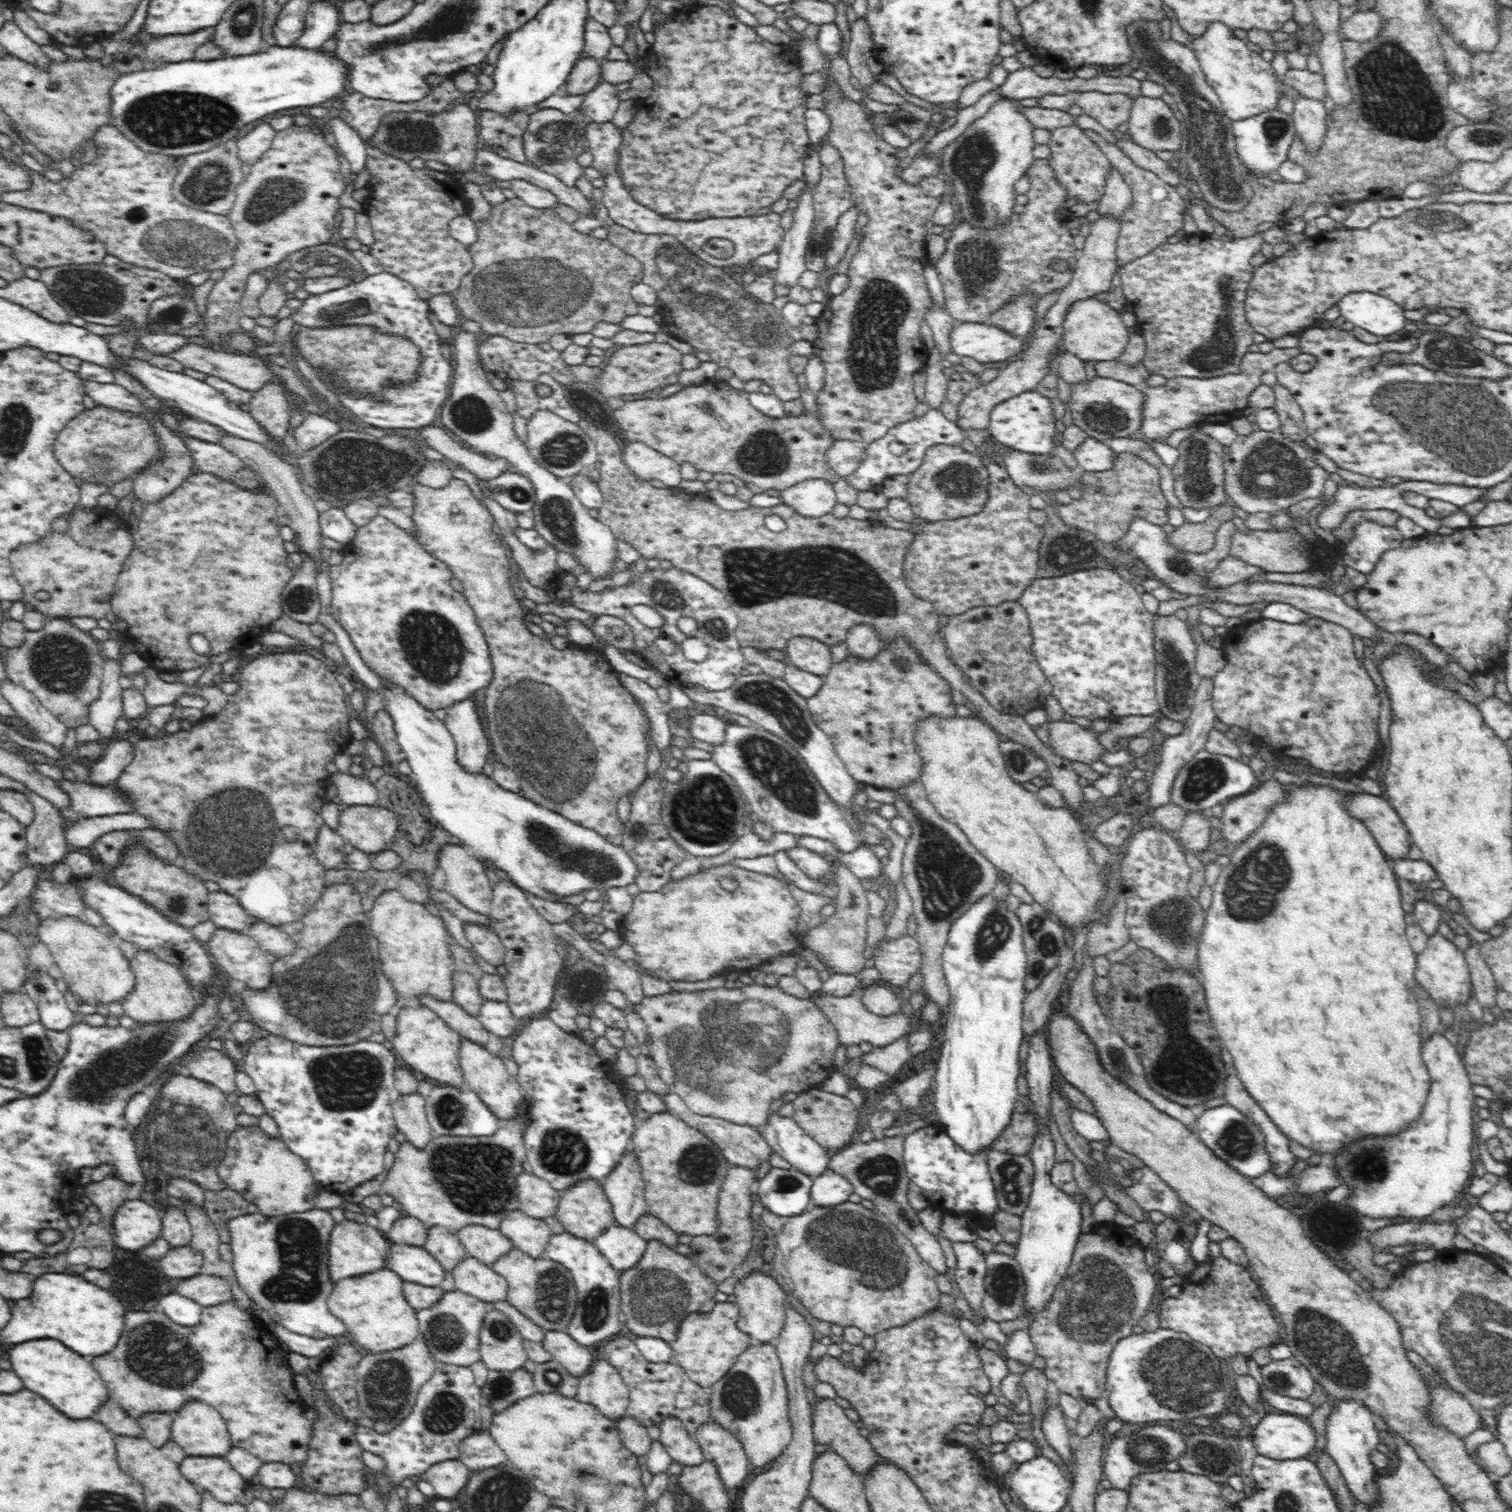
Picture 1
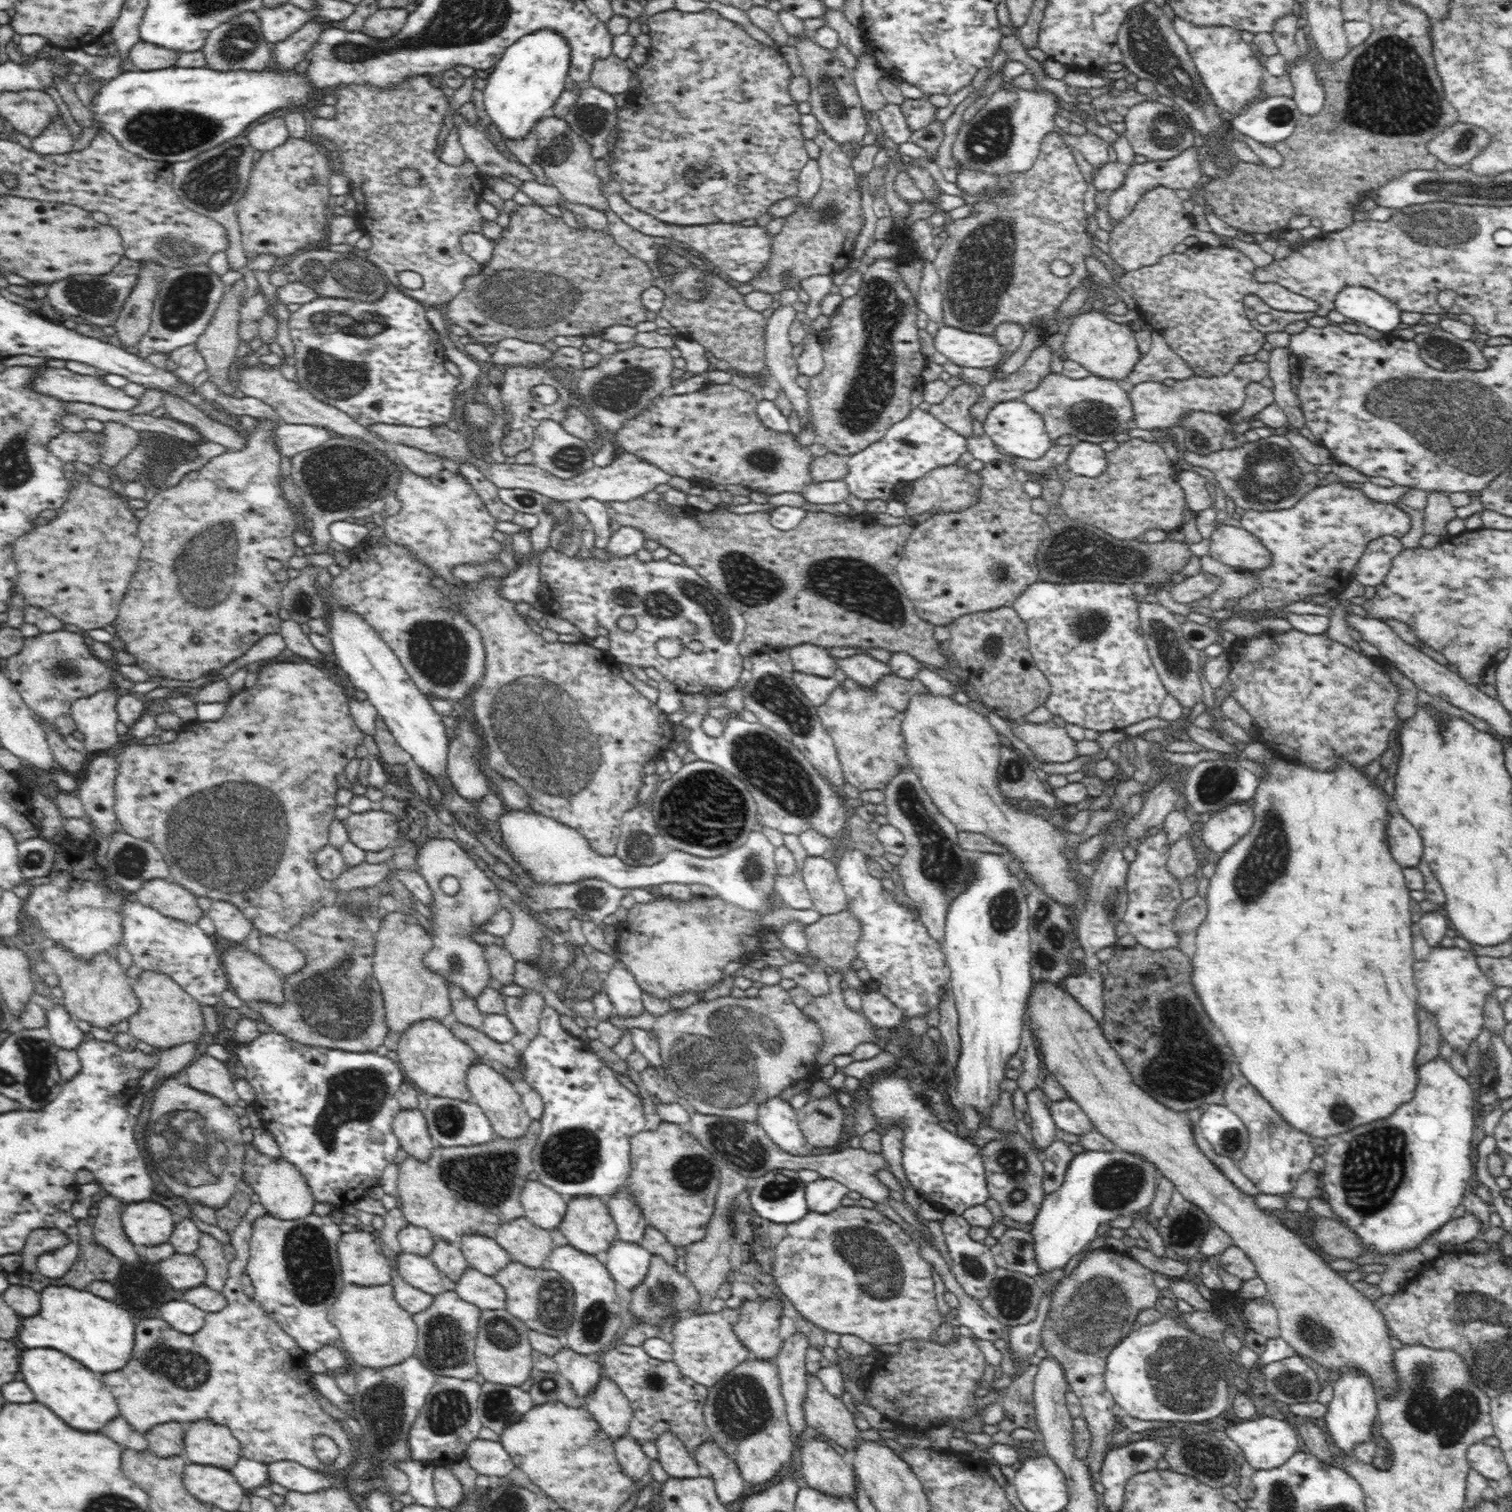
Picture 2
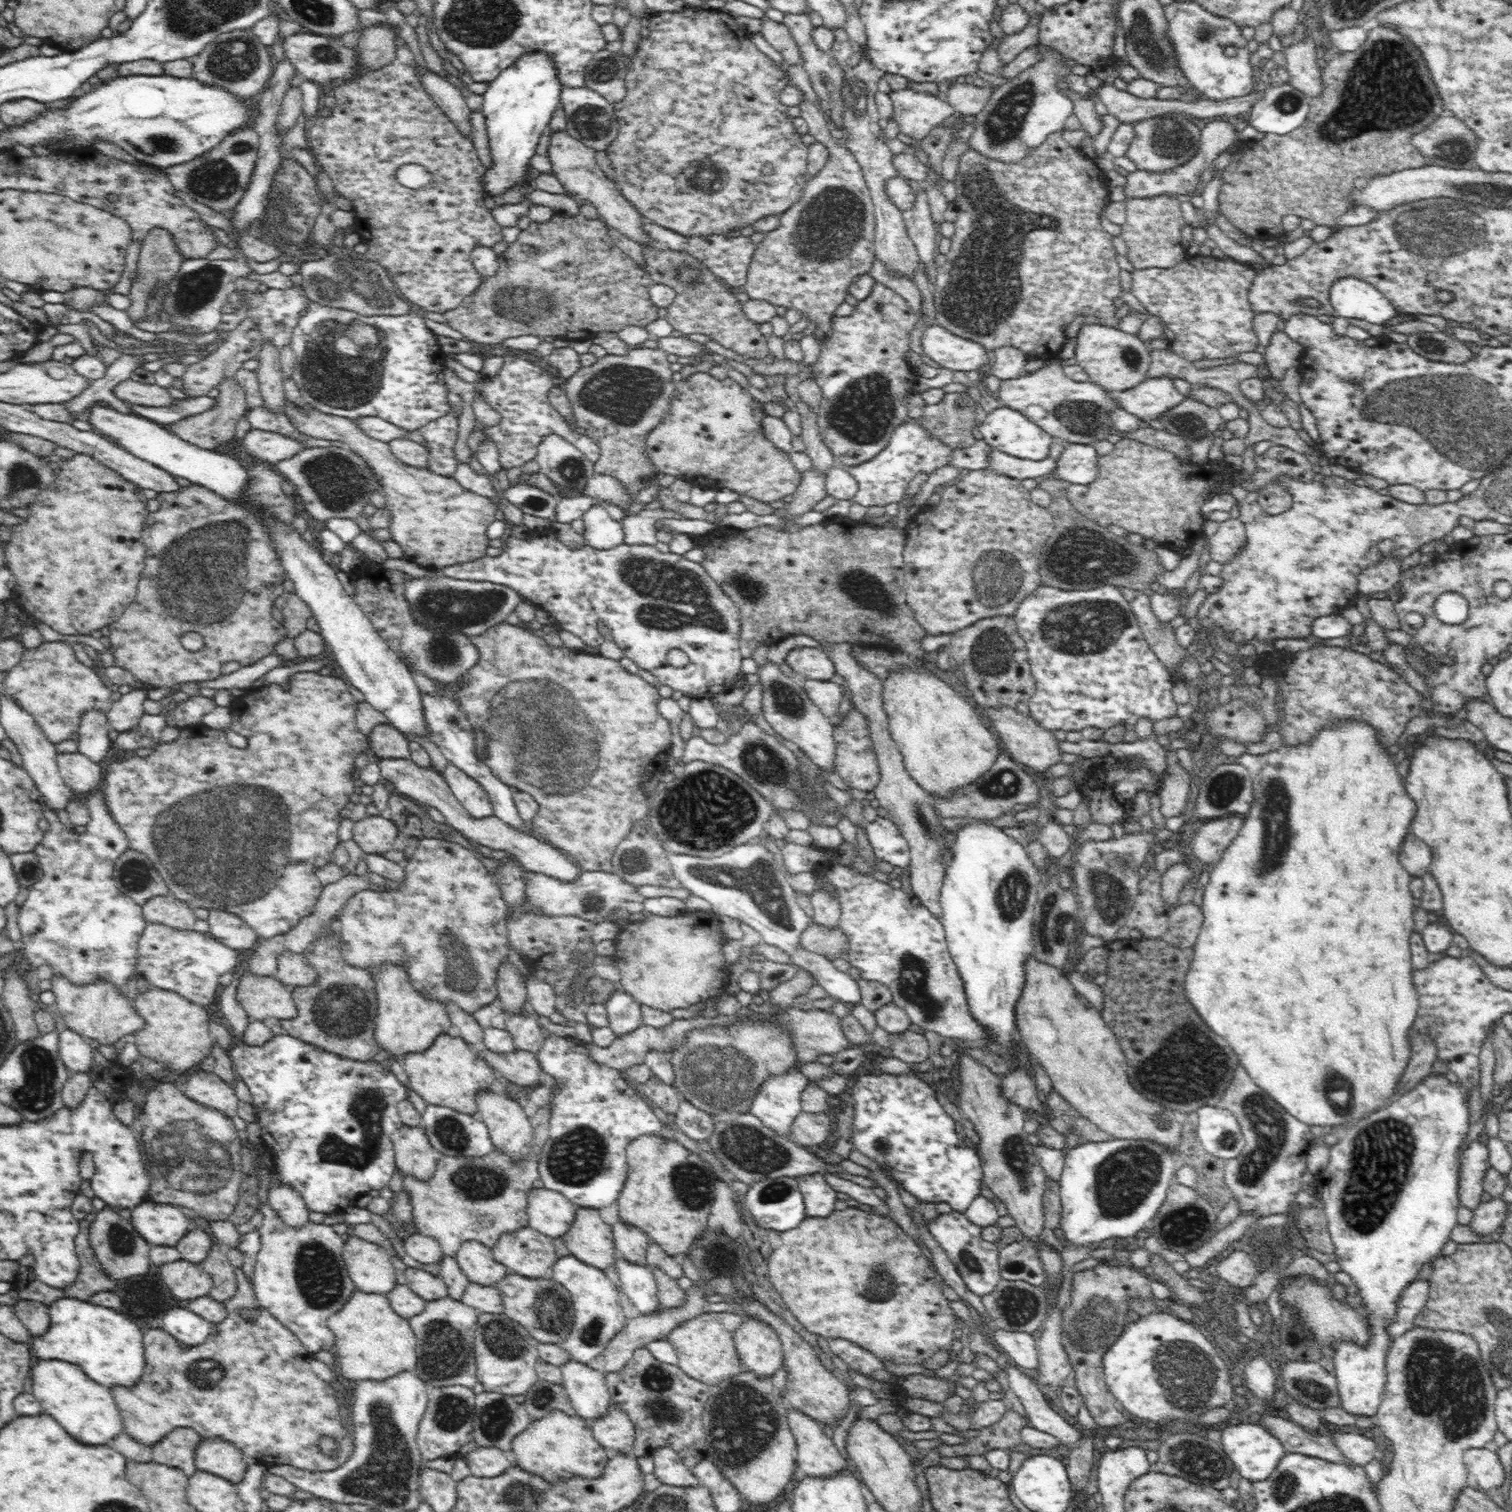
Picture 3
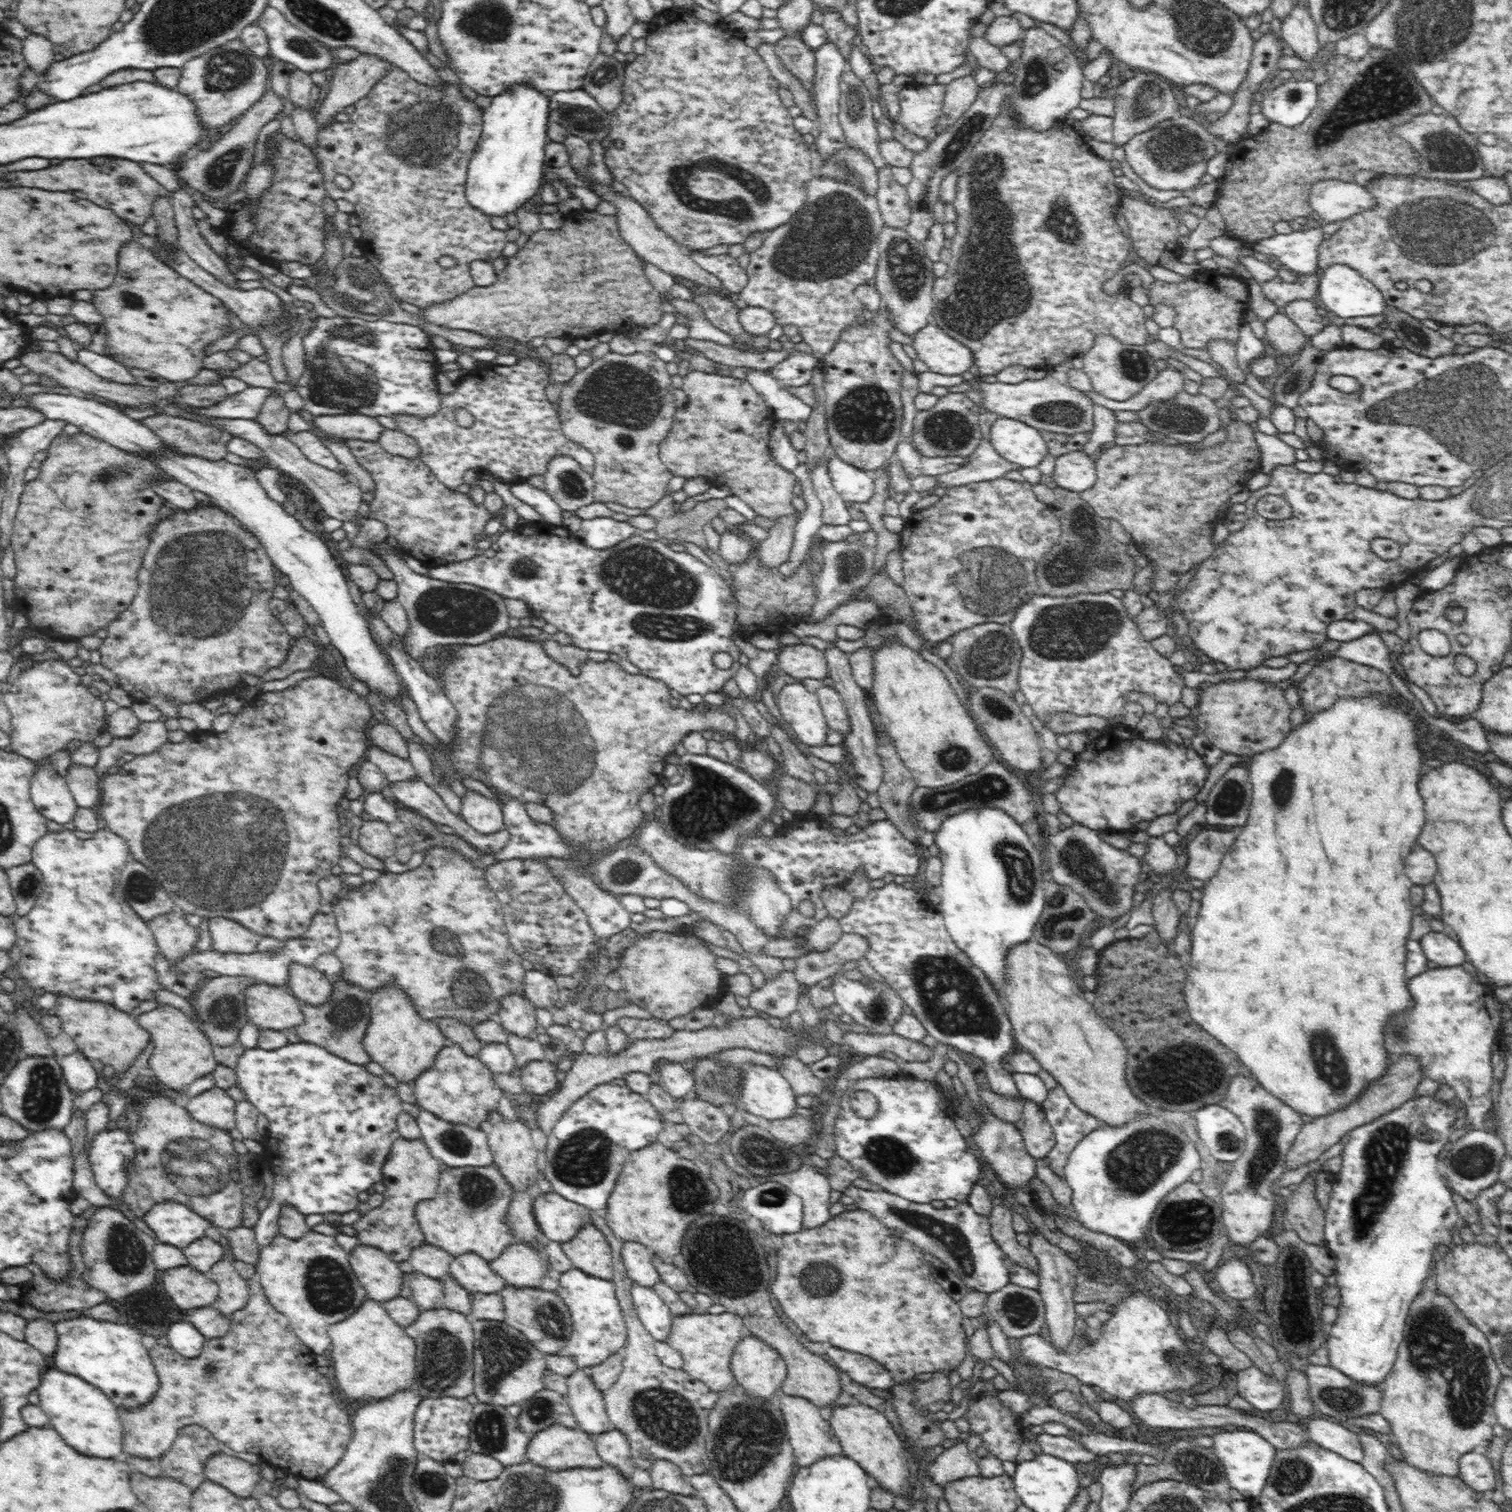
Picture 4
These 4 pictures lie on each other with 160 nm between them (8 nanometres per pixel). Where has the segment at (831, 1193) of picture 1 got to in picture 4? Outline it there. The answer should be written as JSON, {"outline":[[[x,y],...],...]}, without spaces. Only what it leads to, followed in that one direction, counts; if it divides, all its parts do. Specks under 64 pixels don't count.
{"outline":[[[810,1163],[802,1164],[798,1170],[788,1174],[768,1177],[797,1194],[803,1202],[802,1228],[816,1228],[830,1218],[830,1184],[828,1177],[816,1171]]]}

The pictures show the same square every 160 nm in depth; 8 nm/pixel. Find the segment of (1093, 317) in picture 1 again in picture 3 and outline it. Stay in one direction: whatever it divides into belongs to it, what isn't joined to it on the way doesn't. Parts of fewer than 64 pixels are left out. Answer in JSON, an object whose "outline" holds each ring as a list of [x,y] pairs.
{"outline":[[[1083,324],[1077,332],[1074,352],[1076,364],[1088,373],[1089,380],[1105,392],[1128,391],[1147,379],[1151,352],[1137,335],[1101,324]]]}

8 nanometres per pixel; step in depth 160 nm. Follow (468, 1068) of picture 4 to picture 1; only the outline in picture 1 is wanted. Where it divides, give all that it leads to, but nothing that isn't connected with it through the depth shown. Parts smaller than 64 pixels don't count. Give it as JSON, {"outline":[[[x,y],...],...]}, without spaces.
{"outline":[[[424,1006],[397,1009],[395,1015],[396,1033],[390,1041],[394,1045],[392,1052],[398,1054],[408,1068],[422,1072],[426,1078],[432,1078],[440,1084],[450,1084],[450,1087],[465,1088],[460,1068],[460,1048],[463,1044],[460,1034],[449,1028],[438,1014]]]}

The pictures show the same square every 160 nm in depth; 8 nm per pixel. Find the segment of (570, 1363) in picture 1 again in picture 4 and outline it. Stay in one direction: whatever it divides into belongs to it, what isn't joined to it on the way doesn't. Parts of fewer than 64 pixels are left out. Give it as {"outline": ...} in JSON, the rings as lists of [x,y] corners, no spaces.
{"outline":[[[578,1368],[566,1380],[568,1392],[563,1397],[576,1417],[577,1426],[591,1436],[599,1436],[612,1429],[605,1411],[604,1395],[594,1385],[592,1377]]]}

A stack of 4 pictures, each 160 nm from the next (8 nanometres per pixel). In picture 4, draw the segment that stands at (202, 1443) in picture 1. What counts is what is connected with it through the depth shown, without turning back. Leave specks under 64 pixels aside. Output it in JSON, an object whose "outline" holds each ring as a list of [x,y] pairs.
{"outline":[[[224,1453],[210,1457],[204,1471],[208,1480],[226,1488],[240,1500],[251,1499],[262,1482],[258,1466]]]}

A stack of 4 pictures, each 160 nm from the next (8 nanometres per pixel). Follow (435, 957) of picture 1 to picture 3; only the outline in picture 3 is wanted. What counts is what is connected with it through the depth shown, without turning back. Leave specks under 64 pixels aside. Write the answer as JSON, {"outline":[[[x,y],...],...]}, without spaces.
{"outline":[[[383,964],[378,975],[374,976],[376,992],[376,1016],[374,1020],[374,1039],[390,1052],[392,1058],[405,1059],[409,1055],[422,1055],[430,1051],[437,1041],[451,1027],[445,1004],[422,999],[410,984],[406,970],[401,966]]]}

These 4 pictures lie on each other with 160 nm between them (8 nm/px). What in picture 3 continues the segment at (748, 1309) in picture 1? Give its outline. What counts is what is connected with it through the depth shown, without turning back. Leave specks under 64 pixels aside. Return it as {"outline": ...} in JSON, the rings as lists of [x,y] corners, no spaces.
{"outline":[[[746,1316],[733,1339],[741,1366],[753,1376],[770,1377],[783,1368],[782,1343],[770,1325]]]}

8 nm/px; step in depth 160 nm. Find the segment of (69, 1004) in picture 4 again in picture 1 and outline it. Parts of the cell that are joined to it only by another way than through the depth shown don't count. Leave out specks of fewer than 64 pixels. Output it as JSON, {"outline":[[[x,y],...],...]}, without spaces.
{"outline":[[[44,914],[37,926],[37,937],[46,944],[54,962],[60,964],[64,980],[68,980],[68,988],[75,996],[82,998],[82,1002],[118,1002],[135,991],[135,975],[117,939],[112,938],[105,930],[90,925],[83,917]]]}

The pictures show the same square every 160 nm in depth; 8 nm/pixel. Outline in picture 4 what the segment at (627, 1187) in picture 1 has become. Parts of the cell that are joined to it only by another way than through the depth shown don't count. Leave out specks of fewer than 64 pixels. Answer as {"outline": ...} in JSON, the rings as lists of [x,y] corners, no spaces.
{"outline":[[[622,1242],[620,1258],[632,1282],[653,1288],[653,1284],[661,1280],[652,1263],[654,1254],[648,1247],[640,1243]]]}

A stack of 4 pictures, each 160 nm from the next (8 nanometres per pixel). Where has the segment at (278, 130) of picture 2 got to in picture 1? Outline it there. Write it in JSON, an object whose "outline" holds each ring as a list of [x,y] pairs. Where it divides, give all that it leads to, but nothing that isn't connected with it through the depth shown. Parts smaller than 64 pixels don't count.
{"outline":[[[254,124],[236,139],[238,158],[244,165],[254,165],[270,150],[276,130],[268,124]]]}

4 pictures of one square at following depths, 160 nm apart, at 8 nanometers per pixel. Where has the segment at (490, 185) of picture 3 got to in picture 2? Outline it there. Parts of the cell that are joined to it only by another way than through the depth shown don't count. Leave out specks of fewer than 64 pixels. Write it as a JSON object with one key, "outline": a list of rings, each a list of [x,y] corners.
{"outline":[[[540,31],[536,35],[528,35],[508,48],[503,59],[490,73],[490,77],[487,79],[488,84],[483,90],[484,108],[490,116],[491,122],[500,128],[502,134],[514,139],[514,142],[522,142],[526,138],[528,130],[536,128],[536,124],[542,120],[540,114],[544,114],[544,110],[548,110],[548,108],[553,108],[556,100],[563,95],[566,77],[569,76],[569,62],[569,45],[561,36],[554,35],[550,31]]]}

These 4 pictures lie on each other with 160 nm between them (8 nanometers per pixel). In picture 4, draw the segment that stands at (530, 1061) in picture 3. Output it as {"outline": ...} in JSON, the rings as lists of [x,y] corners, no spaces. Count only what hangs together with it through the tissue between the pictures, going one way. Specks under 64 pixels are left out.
{"outline":[[[532,1060],[522,1068],[516,1068],[512,1076],[518,1076],[524,1088],[533,1095],[553,1093],[559,1085],[553,1064],[545,1060]]]}

